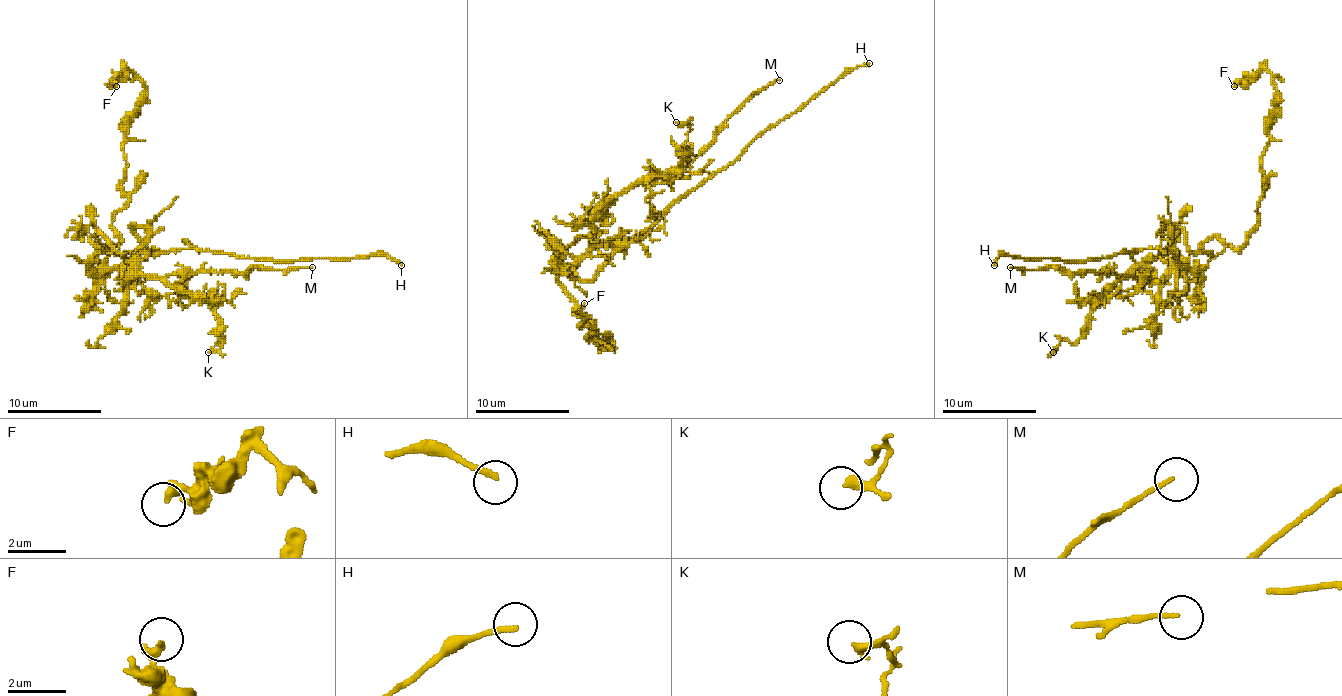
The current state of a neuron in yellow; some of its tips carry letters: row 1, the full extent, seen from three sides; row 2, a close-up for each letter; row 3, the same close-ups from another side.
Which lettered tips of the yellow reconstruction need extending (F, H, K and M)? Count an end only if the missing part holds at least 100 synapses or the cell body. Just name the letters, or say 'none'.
H

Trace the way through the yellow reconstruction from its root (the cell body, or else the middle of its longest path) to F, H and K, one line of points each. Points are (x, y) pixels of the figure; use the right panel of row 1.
F: (1191, 267), (1208, 263), (1205, 241), (1217, 237), (1238, 248), (1257, 223), (1276, 84), (1260, 70), (1234, 86)
H: (1191, 267), (1180, 263), (1175, 251), (1158, 248), (1123, 251), (1109, 258), (1085, 260), (1001, 256), (994, 265)
K: (1191, 267), (1170, 267), (1158, 279), (1123, 277), (1095, 305), (1088, 328), (1074, 343), (1062, 340), (1053, 352)

